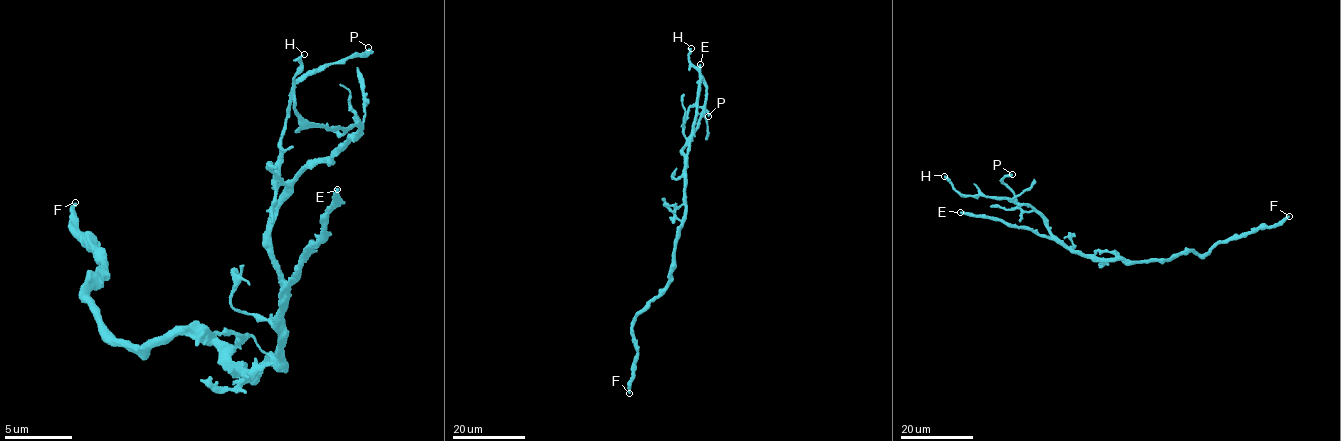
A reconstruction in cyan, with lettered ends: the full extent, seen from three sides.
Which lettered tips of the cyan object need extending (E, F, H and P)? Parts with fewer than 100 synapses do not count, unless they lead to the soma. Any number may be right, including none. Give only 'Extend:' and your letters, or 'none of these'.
Extend: E

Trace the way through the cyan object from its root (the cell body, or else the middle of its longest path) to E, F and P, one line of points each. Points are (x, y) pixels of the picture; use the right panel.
E: (1111, 259), (1082, 256), (1029, 229), (960, 212)
F: (1111, 259), (1160, 260), (1190, 251), (1205, 255), (1218, 243), (1244, 236), (1260, 228), (1274, 227), (1289, 216)
P: (1111, 259), (1090, 258), (1066, 248), (1038, 213), (1023, 211), (1019, 206), (1014, 194), (1002, 181), (1012, 174)

